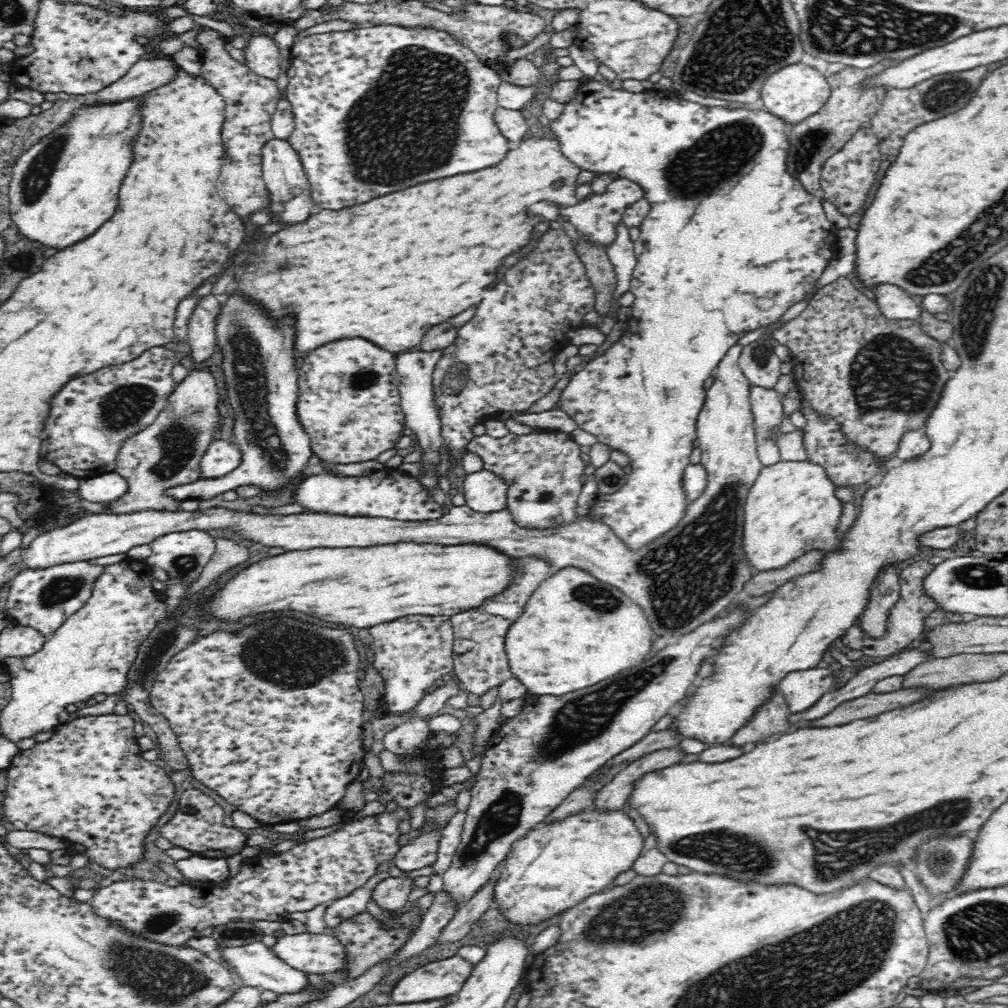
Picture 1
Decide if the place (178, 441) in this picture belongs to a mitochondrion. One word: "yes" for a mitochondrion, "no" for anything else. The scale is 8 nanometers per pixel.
yes

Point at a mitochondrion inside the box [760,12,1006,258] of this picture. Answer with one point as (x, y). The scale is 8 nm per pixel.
(945, 94)

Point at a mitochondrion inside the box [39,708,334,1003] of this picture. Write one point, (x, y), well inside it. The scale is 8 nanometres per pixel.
(161, 922)

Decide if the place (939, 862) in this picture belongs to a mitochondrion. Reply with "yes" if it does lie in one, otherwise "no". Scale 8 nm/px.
yes

